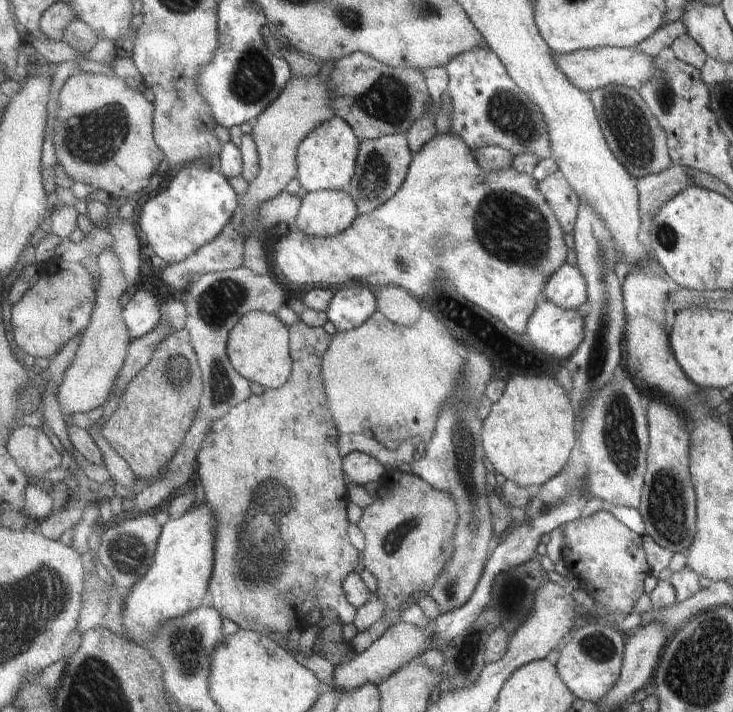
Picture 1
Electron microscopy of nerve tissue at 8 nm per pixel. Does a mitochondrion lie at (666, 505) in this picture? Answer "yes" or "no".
yes

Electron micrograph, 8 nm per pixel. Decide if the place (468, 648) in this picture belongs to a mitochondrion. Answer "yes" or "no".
no

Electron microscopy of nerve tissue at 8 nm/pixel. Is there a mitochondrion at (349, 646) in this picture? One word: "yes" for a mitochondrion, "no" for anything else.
no

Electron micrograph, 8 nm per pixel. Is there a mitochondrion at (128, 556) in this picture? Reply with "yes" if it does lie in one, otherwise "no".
yes

